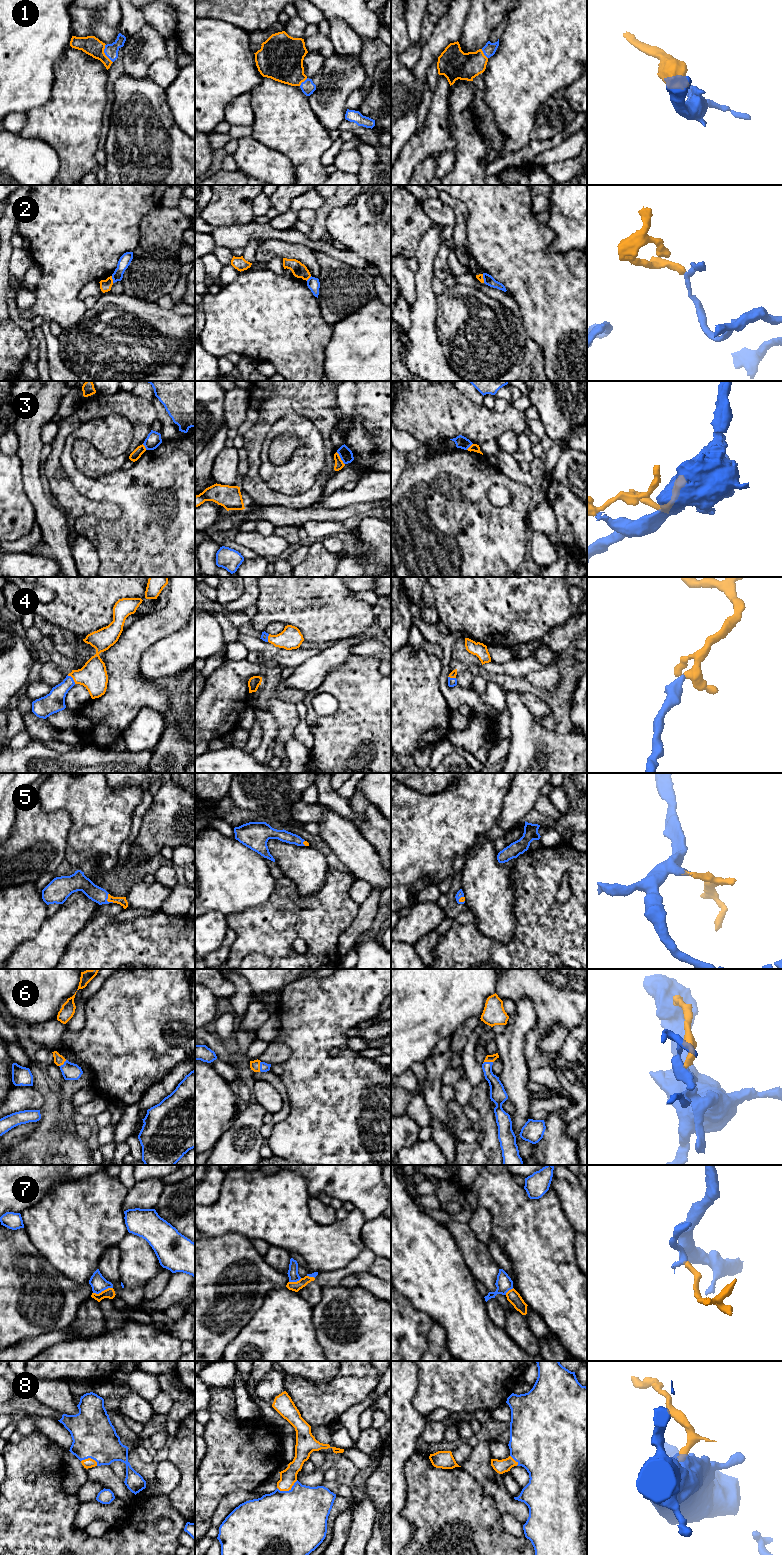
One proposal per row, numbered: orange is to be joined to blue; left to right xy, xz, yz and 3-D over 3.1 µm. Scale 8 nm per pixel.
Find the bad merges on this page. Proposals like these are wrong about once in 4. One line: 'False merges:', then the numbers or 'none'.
False merges: 2, 3, 7

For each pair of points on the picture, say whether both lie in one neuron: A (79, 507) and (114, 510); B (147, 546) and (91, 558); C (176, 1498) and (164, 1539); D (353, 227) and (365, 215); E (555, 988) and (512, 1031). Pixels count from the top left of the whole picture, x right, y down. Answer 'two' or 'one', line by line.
A: one
B: two
C: two
D: two
E: two

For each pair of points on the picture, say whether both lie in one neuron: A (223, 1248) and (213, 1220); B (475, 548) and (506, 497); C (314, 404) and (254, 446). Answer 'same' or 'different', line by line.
A: different
B: different
C: same

